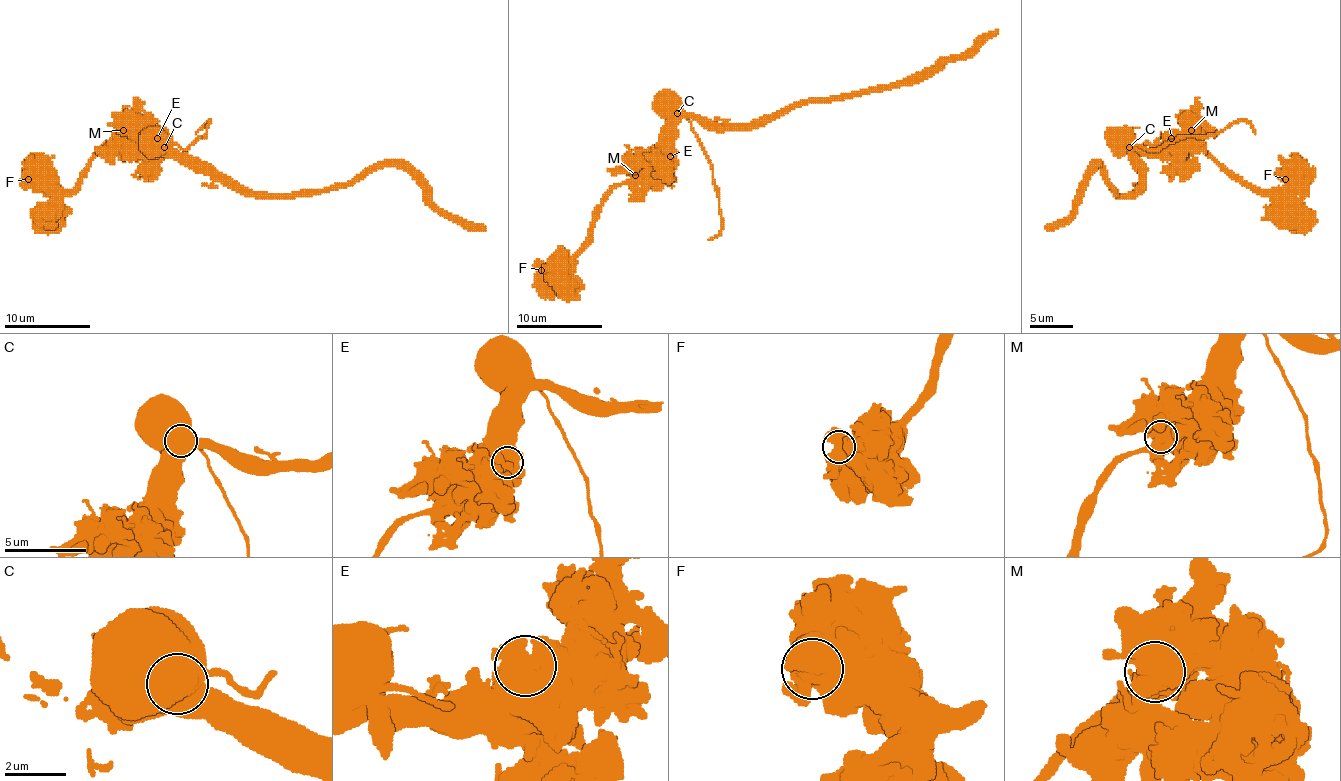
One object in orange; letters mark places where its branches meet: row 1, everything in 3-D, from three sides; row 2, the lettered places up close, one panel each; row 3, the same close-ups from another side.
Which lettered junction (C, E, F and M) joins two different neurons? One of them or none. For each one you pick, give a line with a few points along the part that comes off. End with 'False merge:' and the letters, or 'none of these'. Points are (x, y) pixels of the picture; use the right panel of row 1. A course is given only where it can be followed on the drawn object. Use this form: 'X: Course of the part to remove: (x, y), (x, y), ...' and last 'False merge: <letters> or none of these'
C: Course of the part to remove: (1128, 147), (1137, 145), (1154, 149), (1180, 136), (1212, 136), (1234, 123), (1246, 121), (1255, 134)
False merge: C

